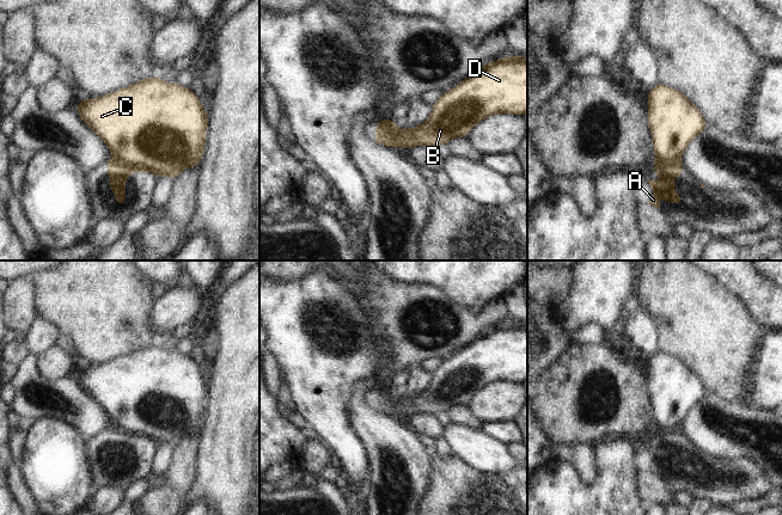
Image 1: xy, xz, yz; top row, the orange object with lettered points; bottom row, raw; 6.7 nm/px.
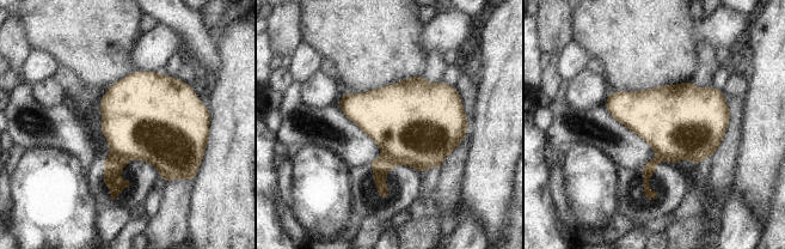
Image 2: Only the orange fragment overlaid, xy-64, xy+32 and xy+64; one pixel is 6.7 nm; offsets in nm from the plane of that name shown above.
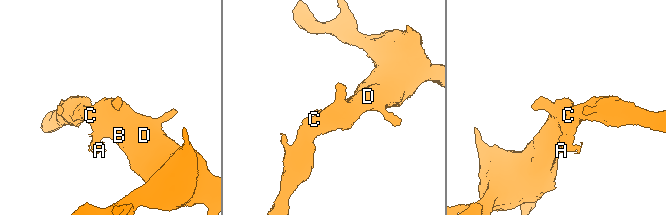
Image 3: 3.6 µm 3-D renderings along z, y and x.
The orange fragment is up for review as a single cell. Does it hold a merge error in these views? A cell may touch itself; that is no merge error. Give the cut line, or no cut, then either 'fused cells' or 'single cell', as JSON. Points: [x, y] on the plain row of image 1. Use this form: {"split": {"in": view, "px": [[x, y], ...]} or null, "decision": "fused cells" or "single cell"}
{"split": {"in": "xy", "px": [[112, 427], [135, 436], [146, 437]]}, "decision": "fused cells"}

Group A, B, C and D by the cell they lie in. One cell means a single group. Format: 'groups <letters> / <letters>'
groups A / B C D

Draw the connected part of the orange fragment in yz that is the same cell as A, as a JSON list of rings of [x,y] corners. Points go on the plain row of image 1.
[[[655,430],[650,439],[658,441],[665,450],[661,452],[660,449],[655,449],[653,447],[648,448],[652,458],[654,459],[654,464],[648,471],[656,476],[660,476],[659,468],[664,466],[670,473],[673,473],[676,471],[683,472],[684,468],[682,464],[674,458],[673,446],[680,445],[684,437],[685,435],[680,430],[671,433]]]

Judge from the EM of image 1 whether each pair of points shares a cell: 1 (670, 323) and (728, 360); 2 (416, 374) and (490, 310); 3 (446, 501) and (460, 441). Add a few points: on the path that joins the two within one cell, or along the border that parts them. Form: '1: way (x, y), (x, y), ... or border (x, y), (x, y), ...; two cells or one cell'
1: way (684, 323), (691, 323), (714, 345); one cell
2: border (419, 363), (408, 369); two cells
3: border (452, 455), (481, 472); two cells

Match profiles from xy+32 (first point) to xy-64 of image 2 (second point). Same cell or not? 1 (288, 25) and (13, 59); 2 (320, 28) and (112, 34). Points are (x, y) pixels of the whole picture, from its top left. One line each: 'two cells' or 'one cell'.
1: one cell
2: one cell

